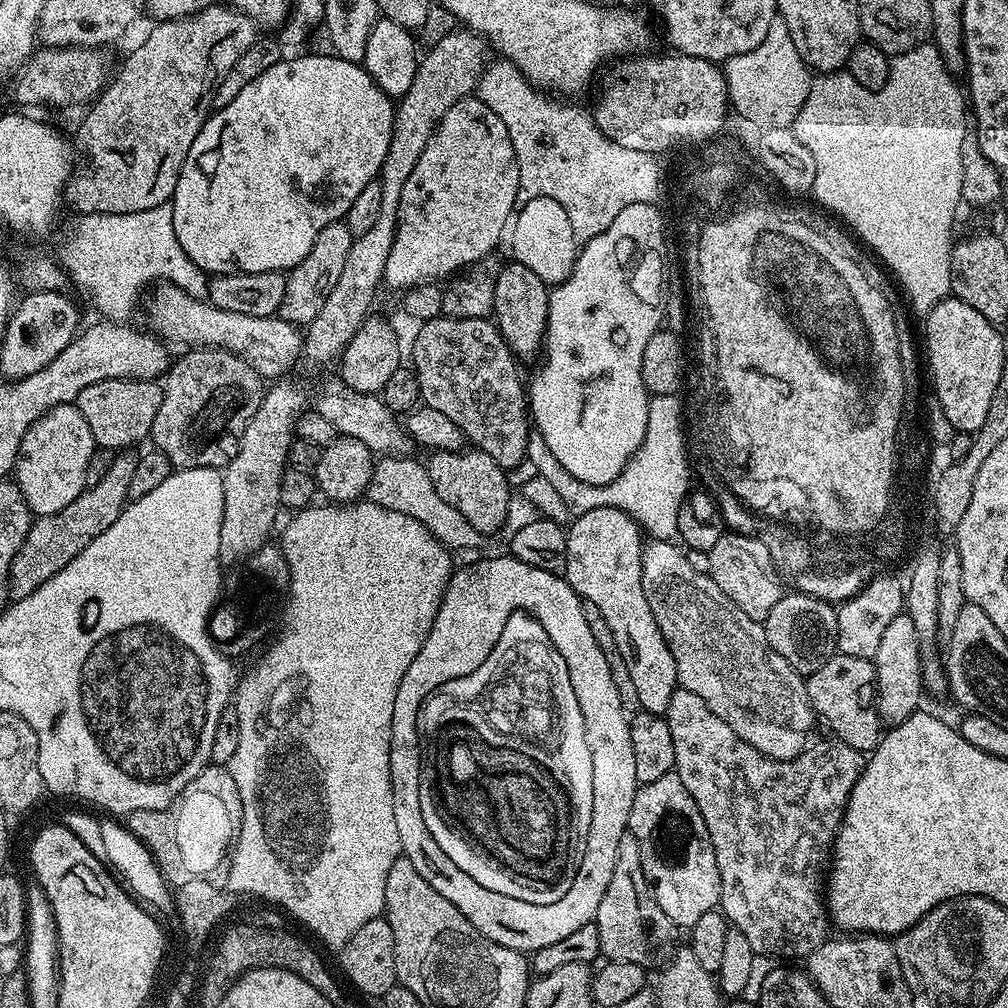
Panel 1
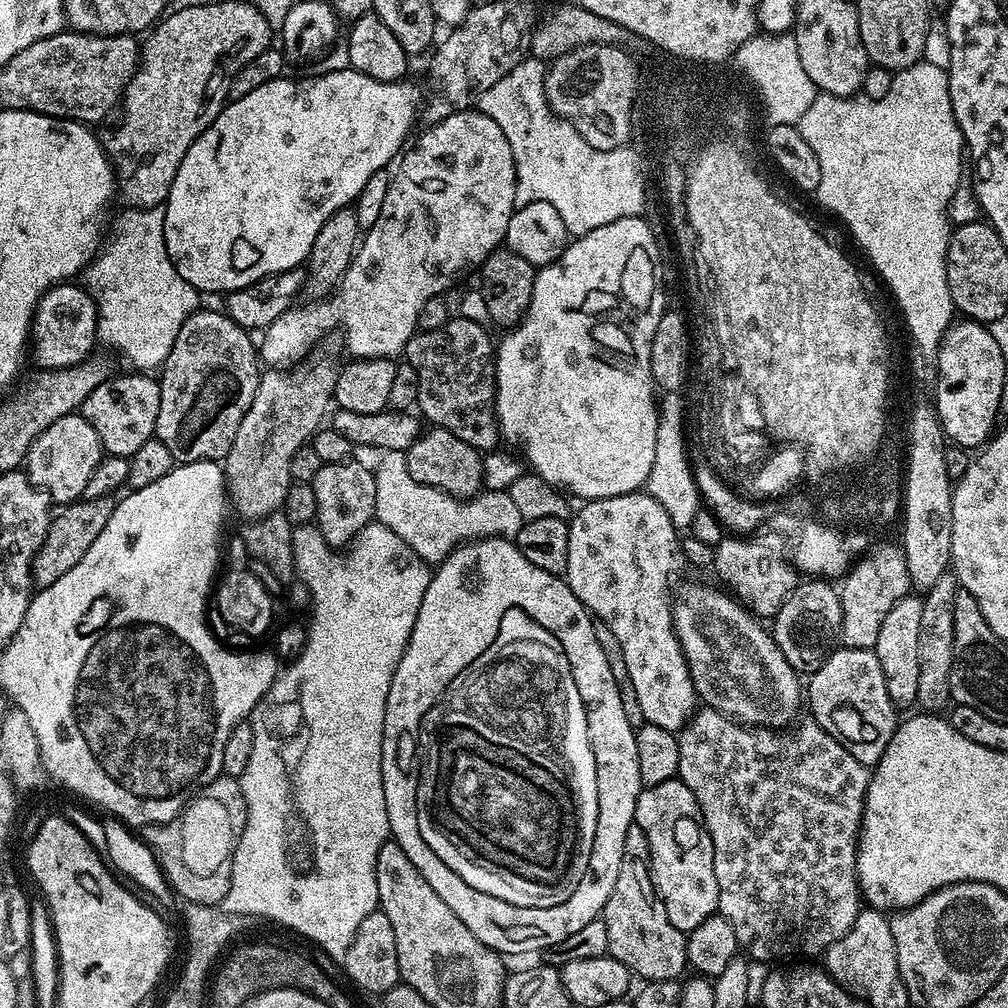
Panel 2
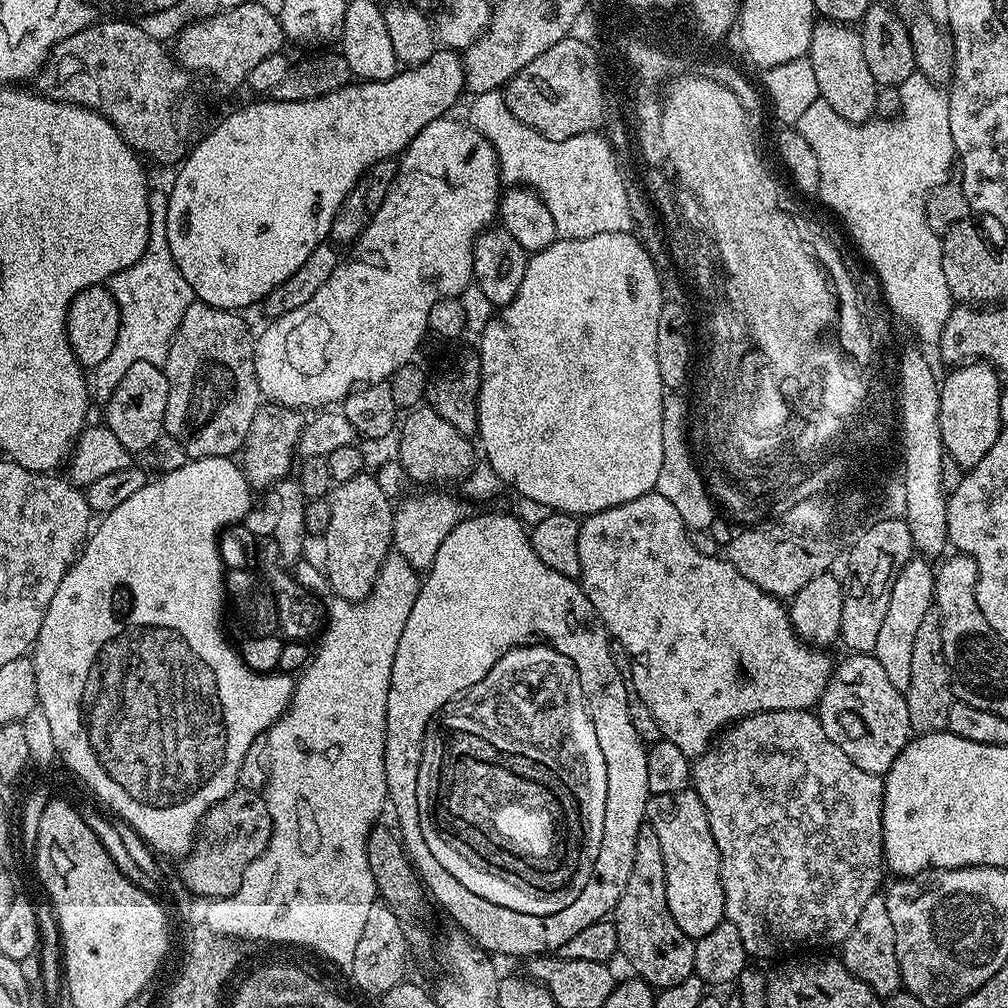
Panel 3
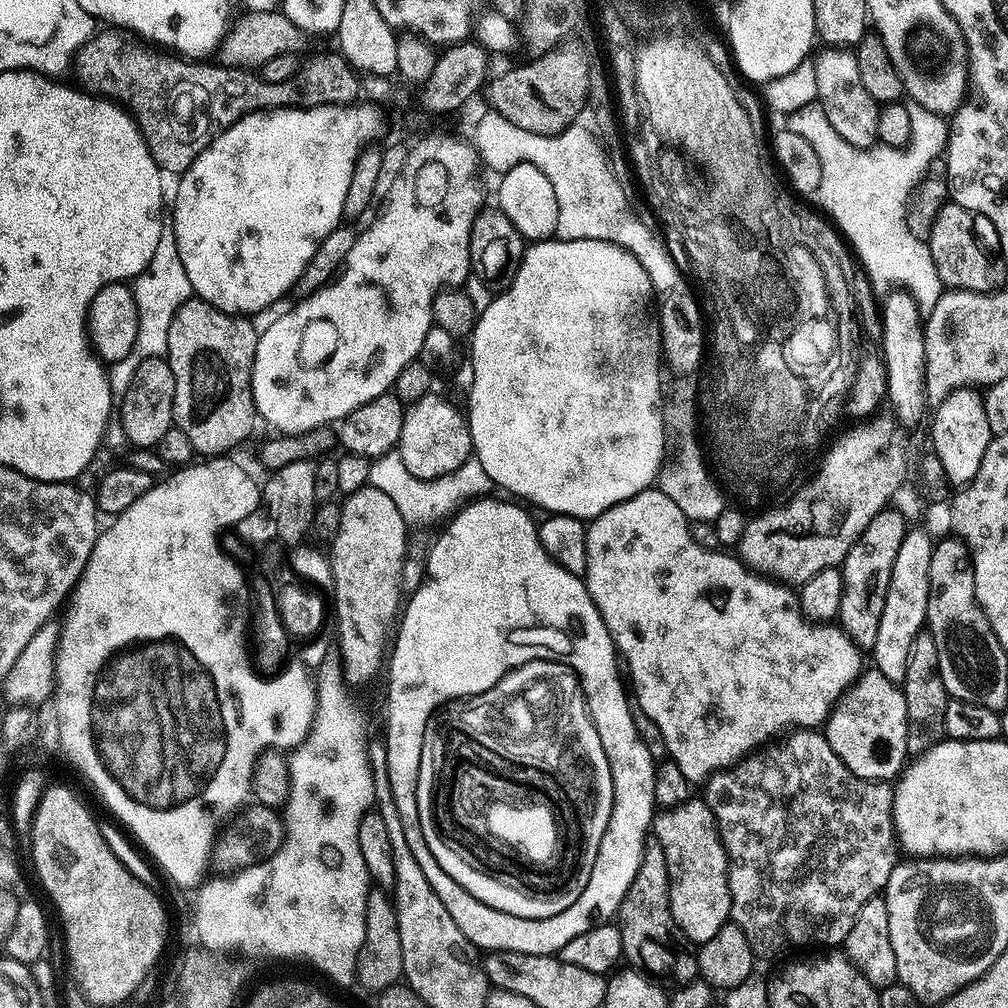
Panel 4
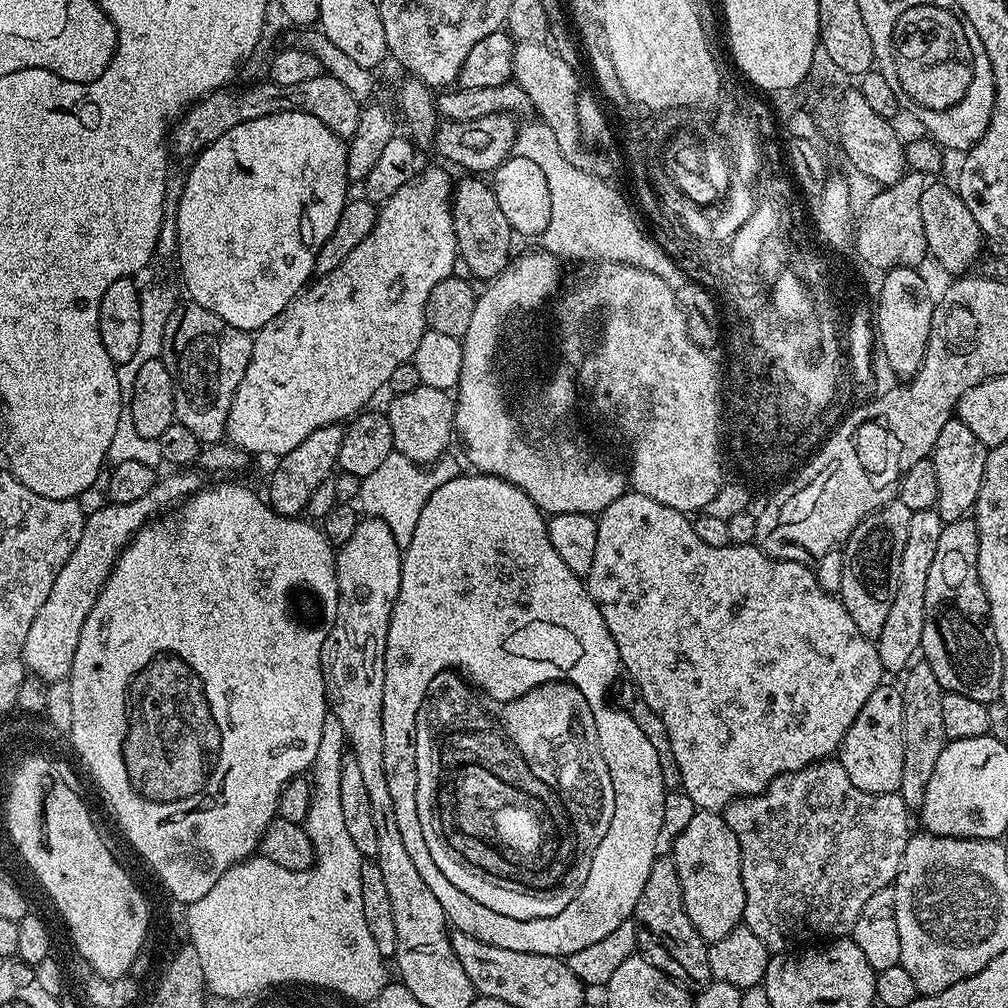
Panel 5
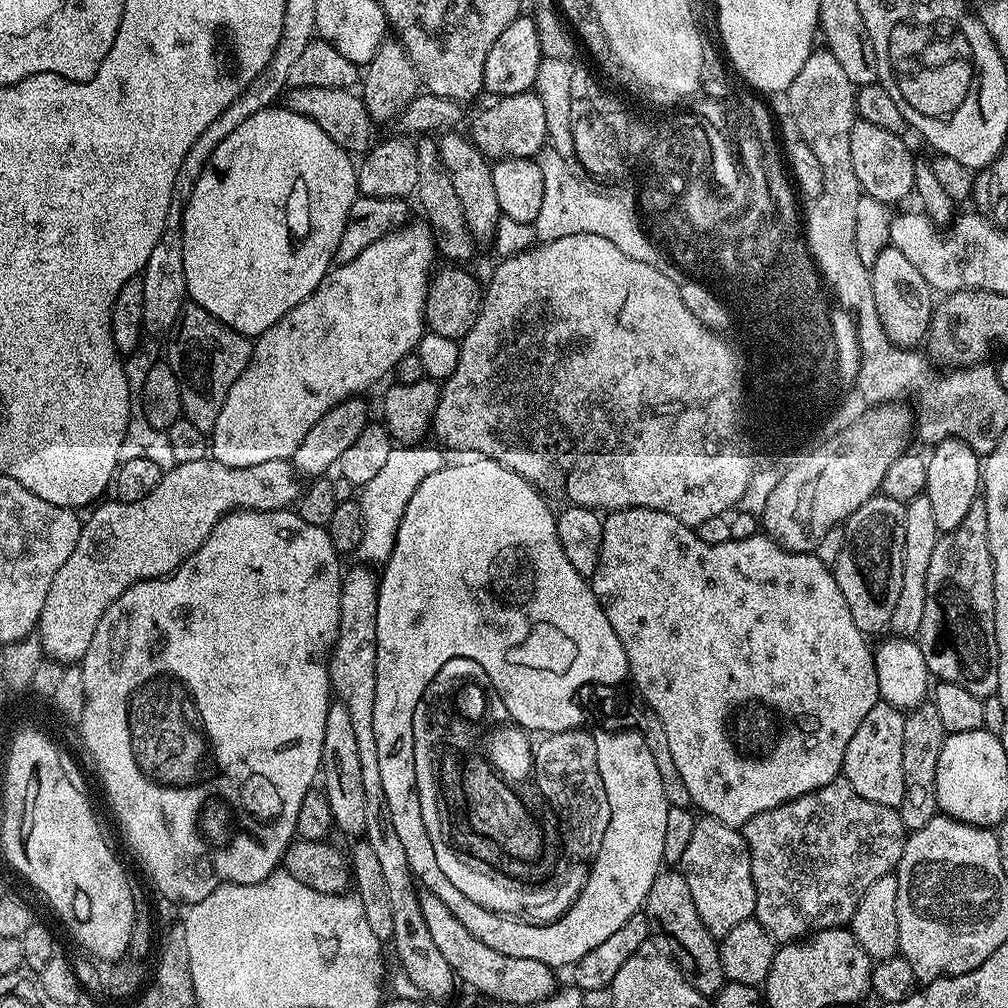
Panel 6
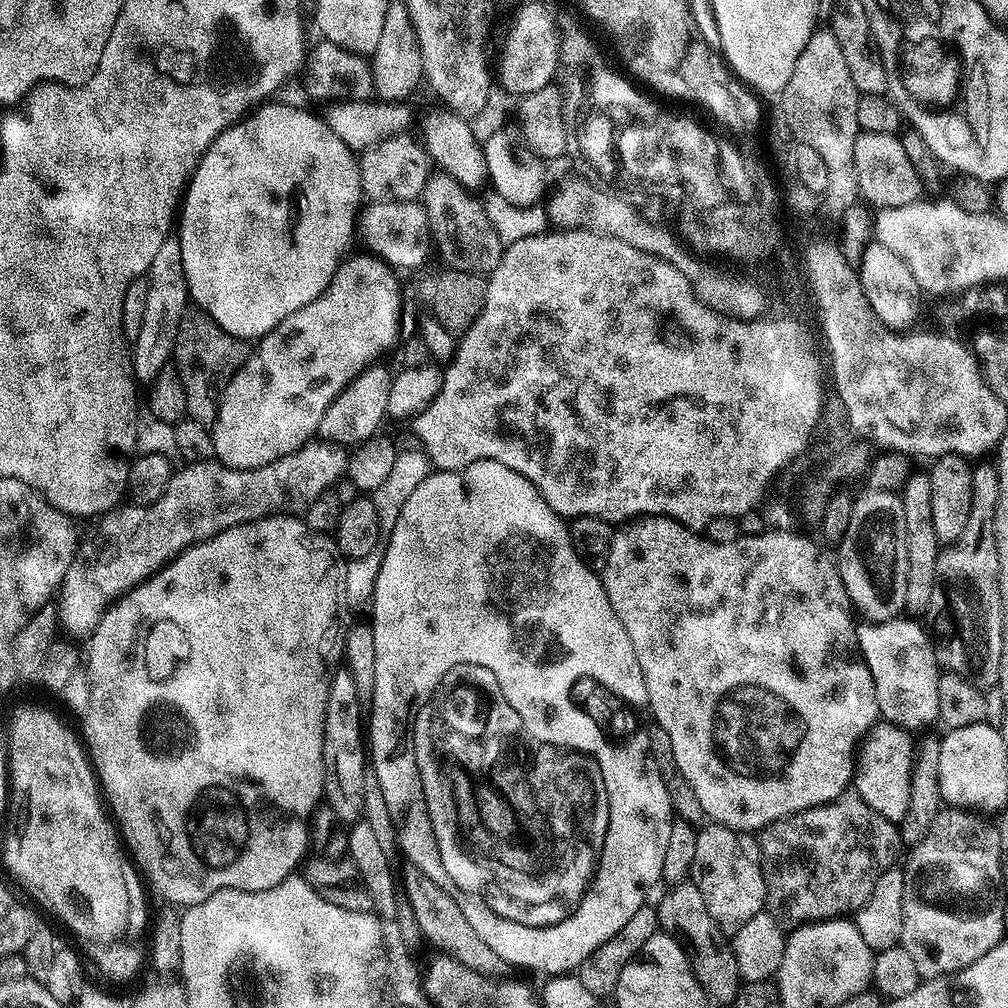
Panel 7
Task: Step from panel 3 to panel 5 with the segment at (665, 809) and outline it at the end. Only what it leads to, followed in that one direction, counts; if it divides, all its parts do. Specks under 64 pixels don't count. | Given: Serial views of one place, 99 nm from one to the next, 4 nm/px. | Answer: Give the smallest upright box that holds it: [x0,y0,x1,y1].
[670,810,746,940]

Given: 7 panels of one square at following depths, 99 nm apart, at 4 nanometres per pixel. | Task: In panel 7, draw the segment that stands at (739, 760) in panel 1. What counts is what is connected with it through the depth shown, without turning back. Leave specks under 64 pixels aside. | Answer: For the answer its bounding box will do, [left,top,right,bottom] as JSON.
[758,790,902,922]

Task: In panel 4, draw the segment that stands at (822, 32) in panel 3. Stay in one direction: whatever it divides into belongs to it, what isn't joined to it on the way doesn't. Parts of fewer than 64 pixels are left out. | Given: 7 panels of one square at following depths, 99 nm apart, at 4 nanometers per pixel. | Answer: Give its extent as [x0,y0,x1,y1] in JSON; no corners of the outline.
[815,50,881,150]

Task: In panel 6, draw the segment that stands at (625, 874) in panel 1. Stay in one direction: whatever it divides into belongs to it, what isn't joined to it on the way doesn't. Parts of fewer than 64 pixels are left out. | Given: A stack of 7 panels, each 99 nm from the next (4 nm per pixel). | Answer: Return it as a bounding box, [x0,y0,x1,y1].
[643,870,726,998]

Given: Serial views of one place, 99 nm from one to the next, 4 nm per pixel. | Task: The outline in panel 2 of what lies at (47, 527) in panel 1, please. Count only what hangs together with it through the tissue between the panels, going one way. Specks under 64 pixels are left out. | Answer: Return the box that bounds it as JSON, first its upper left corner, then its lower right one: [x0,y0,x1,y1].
[32,496,118,589]

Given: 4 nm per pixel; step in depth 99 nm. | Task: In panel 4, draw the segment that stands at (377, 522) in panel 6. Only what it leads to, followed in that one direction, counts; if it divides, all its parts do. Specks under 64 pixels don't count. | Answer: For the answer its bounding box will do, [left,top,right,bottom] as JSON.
[368,448,494,528]

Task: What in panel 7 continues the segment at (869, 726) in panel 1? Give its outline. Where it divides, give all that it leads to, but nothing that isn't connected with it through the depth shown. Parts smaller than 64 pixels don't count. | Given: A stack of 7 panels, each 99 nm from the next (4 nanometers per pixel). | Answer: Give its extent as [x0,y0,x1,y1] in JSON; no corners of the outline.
[854,722,914,822]

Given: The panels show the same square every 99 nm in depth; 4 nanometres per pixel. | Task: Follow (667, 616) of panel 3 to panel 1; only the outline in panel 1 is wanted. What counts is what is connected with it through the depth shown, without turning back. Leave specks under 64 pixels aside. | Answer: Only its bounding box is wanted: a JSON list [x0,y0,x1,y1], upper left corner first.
[563,508,678,716]

